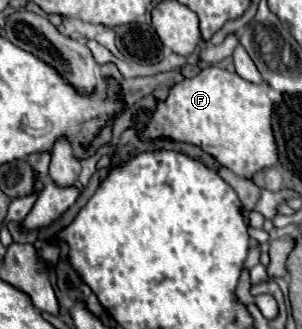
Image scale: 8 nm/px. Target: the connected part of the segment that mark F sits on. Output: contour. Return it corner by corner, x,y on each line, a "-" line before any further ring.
206,66
198,76
178,82
166,102
158,102
142,136
152,140
166,136
174,142
190,142
240,178
250,180
258,170
280,164
268,90
266,84
252,84
224,68

